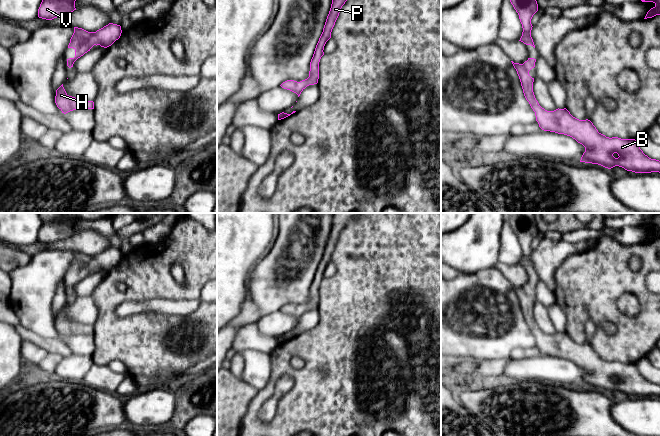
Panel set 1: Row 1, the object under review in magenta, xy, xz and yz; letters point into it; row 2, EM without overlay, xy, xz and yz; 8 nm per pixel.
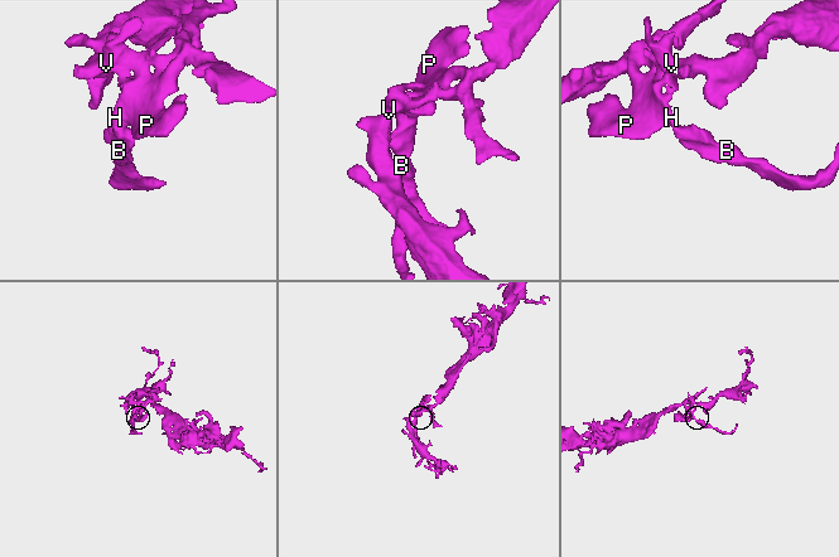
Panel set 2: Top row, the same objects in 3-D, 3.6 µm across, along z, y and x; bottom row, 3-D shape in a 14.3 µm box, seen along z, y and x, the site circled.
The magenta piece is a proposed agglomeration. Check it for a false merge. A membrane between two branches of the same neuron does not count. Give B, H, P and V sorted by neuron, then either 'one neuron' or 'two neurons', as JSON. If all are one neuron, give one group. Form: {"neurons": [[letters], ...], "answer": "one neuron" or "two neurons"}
{"neurons": [["B", "H", "P", "V"]], "answer": "one neuron"}

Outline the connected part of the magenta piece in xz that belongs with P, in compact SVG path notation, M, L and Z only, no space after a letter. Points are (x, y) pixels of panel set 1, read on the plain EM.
M335 213L332 219L332 228L327 240L323 256L316 269L313 281L310 286L309 301L300 306L294 304L287 304L280 310L284 313L290 314L300 320L301 316L309 309L318 307L319 303L319 286L324 279L324 270L326 266L331 262L331 256L335 249L335 246L339 240L340 234L345 226L355 217L357 213Z

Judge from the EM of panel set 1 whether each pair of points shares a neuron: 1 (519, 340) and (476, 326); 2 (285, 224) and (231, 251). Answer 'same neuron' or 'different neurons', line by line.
1: same neuron
2: different neurons

